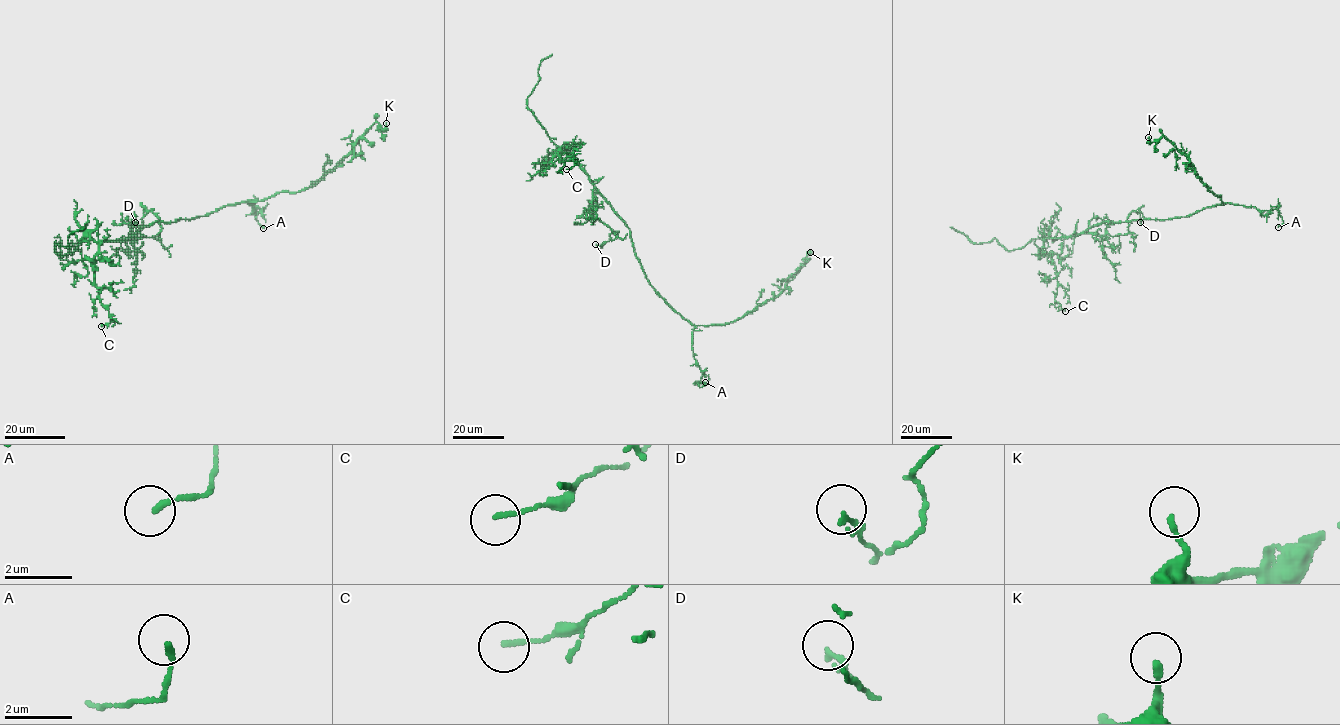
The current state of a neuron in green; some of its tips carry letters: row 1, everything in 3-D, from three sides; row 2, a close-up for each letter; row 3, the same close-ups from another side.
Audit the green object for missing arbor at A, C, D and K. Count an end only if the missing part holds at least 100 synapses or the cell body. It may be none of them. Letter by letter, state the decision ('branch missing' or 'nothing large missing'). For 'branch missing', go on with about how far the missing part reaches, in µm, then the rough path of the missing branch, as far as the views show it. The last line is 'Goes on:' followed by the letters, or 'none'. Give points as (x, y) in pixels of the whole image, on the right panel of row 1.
A: nothing large missing
C: nothing large missing
D: nothing large missing
K: nothing large missing
Goes on: none

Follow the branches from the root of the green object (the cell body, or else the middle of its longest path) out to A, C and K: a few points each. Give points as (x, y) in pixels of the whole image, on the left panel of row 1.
A: (182, 219), (207, 216), (225, 206), (249, 200), (248, 204), (260, 209), (257, 207), (255, 219), (263, 228)
C: (182, 219), (152, 223), (130, 237), (105, 240), (100, 246), (92, 262), (94, 284), (113, 320), (101, 326)
K: (182, 219), (300, 191), (329, 173), (376, 122), (382, 129), (386, 123)

